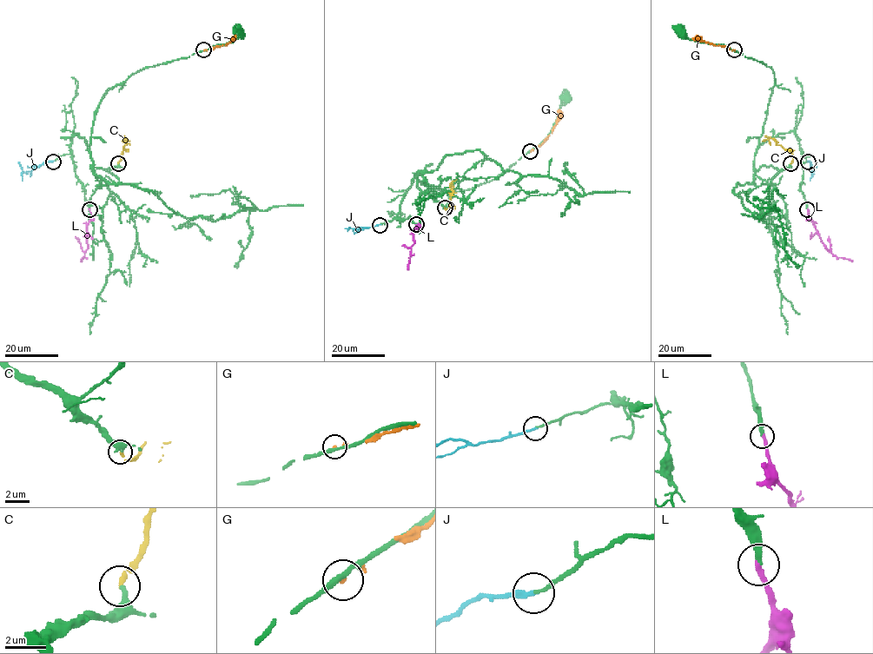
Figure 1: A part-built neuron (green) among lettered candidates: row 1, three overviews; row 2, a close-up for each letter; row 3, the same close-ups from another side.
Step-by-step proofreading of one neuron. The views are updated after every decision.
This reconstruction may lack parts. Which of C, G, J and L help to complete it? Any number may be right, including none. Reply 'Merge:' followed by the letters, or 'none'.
Merge: C, L

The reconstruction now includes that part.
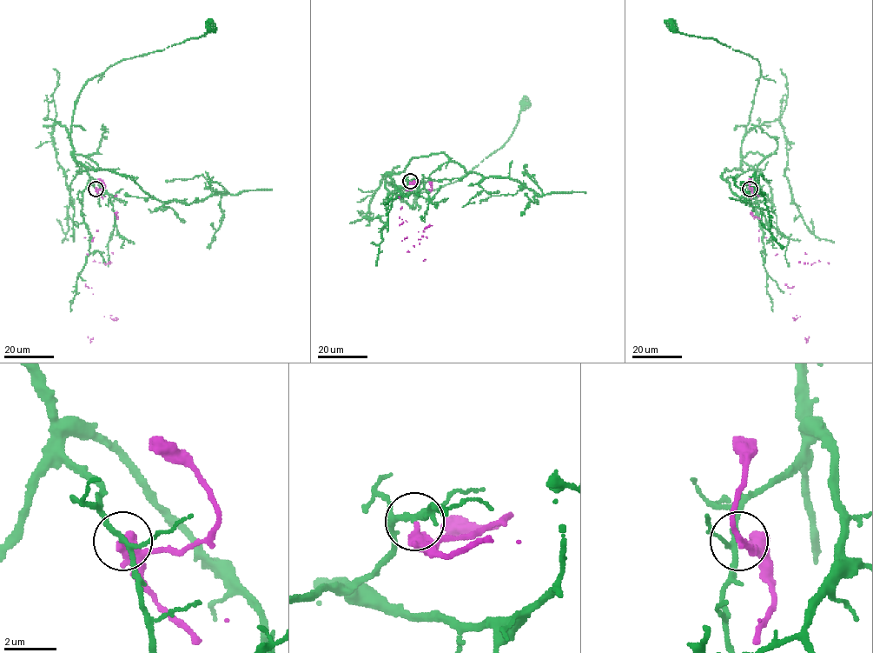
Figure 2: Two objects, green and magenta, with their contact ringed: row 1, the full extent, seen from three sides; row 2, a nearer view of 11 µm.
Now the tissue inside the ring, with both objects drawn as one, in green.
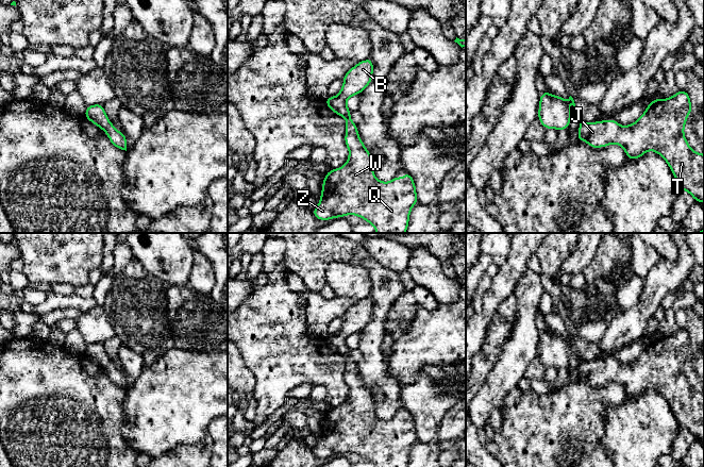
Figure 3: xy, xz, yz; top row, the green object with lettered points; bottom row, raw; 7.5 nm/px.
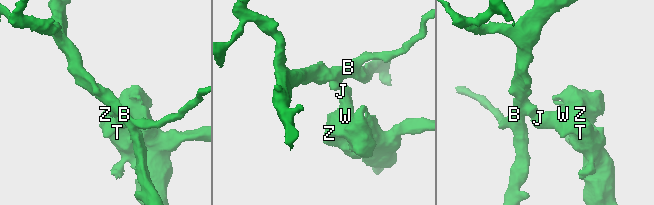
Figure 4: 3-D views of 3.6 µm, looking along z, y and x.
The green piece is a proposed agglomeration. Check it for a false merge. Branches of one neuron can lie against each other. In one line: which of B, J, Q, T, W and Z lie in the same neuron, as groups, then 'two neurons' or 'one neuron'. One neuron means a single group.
groups B / J Q T W Z; two neurons

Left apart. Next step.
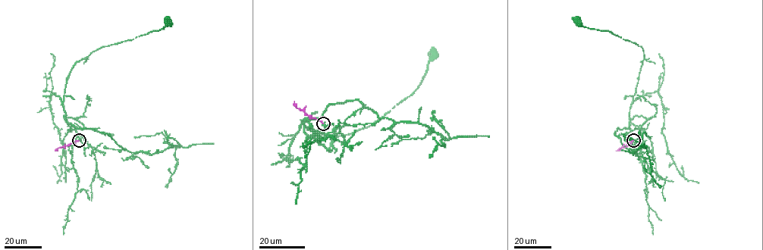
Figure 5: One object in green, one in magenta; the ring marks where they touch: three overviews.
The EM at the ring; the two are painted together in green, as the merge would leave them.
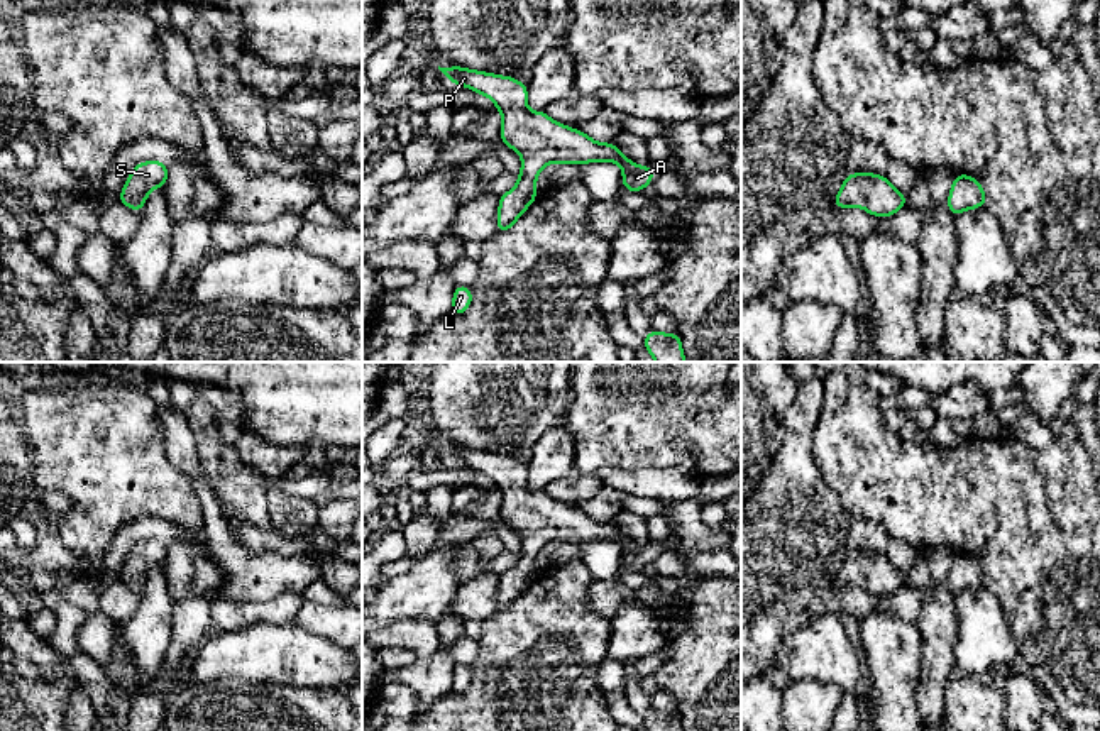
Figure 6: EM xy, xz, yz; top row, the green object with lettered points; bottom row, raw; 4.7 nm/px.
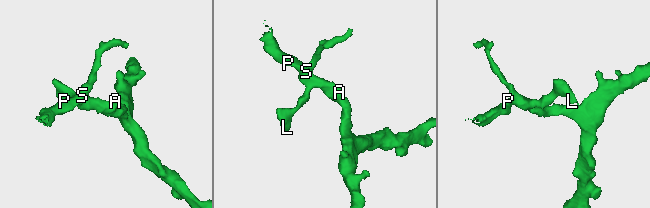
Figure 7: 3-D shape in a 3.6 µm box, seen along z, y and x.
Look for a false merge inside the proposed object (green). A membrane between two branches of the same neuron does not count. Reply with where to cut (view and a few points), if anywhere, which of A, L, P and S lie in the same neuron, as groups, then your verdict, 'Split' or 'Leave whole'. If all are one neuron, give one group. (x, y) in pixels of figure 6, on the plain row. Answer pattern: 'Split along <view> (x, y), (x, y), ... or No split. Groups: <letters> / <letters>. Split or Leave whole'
No split. Groups: A L P S. Leave whole

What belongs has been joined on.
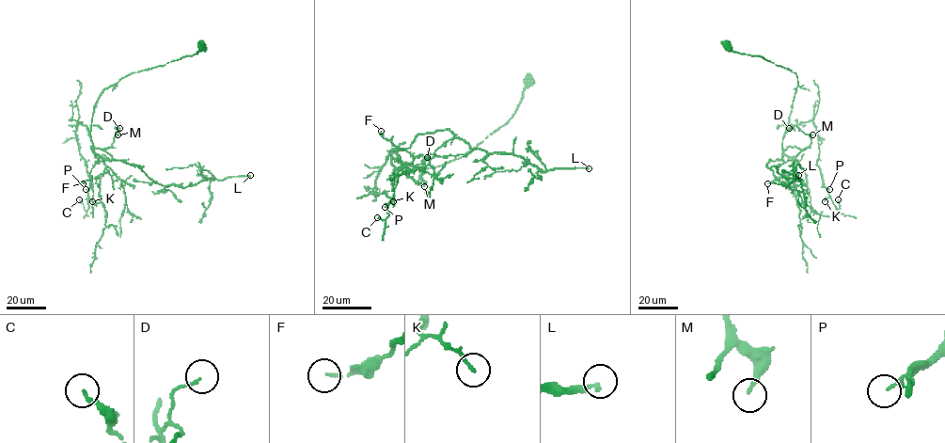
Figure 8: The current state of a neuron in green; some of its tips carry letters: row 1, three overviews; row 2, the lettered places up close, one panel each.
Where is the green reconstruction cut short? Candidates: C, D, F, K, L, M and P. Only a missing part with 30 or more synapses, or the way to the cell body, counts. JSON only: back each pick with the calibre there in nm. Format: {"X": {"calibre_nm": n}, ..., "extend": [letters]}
{"L": {"calibre_nm": 200}, "extend": ["L"]}

